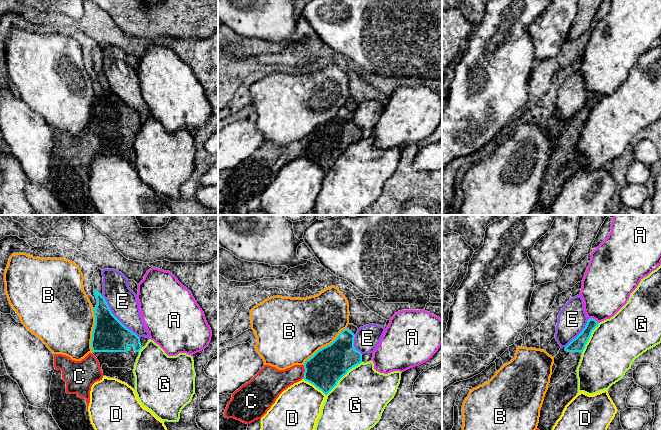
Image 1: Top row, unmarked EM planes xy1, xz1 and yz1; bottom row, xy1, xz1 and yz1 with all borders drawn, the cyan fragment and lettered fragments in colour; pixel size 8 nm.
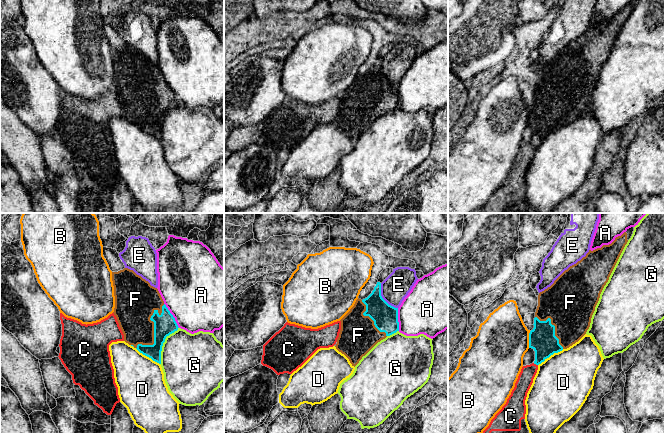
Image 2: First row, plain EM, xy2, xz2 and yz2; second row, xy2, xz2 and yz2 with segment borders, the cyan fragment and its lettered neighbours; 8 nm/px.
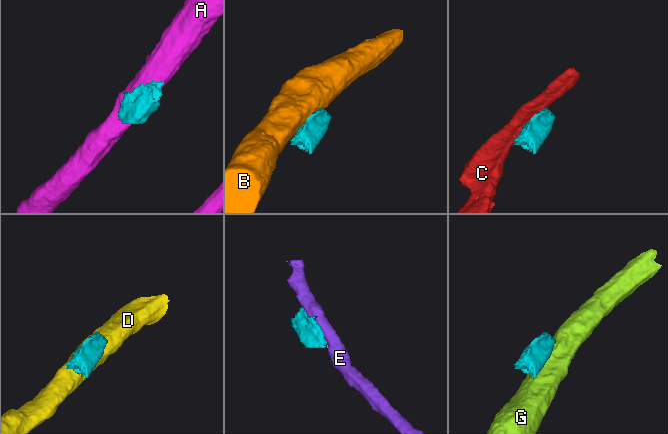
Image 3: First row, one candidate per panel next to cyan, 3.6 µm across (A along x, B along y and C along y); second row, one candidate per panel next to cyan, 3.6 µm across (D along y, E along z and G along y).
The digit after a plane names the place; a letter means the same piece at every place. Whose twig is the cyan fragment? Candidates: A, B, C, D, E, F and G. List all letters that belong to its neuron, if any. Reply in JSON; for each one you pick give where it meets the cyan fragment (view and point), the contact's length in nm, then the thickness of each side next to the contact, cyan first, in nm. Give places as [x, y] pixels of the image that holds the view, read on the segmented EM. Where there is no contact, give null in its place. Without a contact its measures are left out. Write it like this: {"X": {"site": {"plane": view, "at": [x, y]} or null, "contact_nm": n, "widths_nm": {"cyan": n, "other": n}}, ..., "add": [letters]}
{"F": {"site": {"plane": "xy2", "at": [154, 329]}, "contact_nm": 420, "widths_nm": {"cyan": 170, "other": 320}}, "add": ["F"]}

